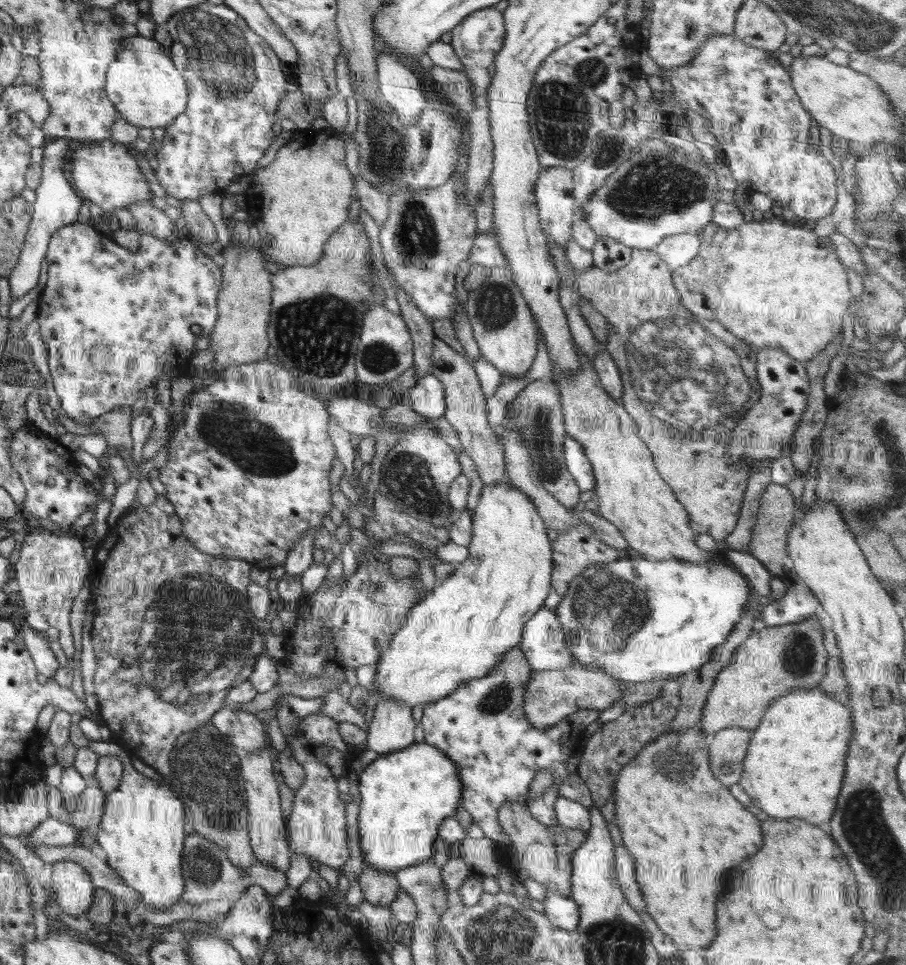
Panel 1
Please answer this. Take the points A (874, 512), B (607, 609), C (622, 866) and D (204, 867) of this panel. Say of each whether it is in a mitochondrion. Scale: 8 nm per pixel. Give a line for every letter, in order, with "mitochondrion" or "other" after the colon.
A: mitochondrion
B: mitochondrion
C: other
D: mitochondrion

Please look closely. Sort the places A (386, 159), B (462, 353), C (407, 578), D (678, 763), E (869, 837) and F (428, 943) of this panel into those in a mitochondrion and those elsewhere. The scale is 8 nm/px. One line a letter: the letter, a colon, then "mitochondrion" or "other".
A: mitochondrion
B: other
C: other
D: mitochondrion
E: mitochondrion
F: other

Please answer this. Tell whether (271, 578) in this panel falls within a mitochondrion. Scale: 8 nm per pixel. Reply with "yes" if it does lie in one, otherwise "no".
no

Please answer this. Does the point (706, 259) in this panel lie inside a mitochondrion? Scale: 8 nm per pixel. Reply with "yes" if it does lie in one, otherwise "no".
no

